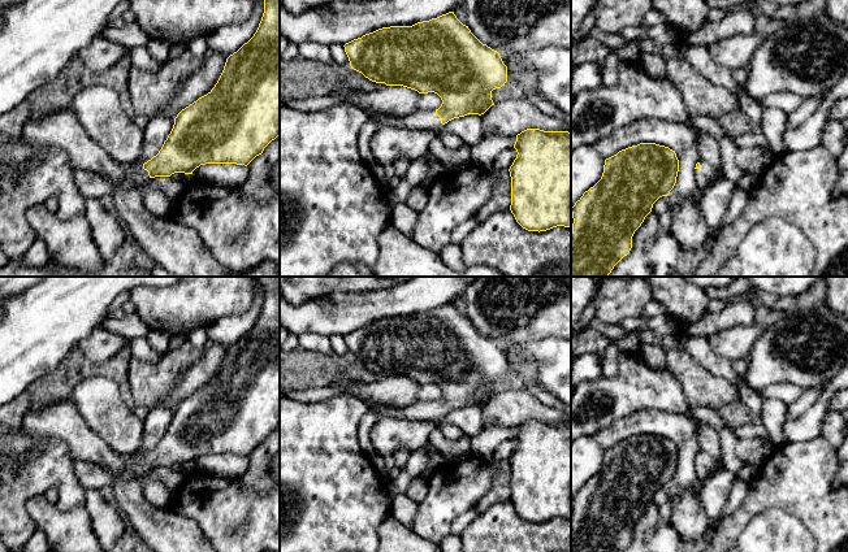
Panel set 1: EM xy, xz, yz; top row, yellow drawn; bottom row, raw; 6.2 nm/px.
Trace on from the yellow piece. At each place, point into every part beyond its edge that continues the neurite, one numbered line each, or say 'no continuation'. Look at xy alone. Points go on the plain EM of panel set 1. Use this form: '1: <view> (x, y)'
1: xy (134, 465)

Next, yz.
1: yz (704, 466)

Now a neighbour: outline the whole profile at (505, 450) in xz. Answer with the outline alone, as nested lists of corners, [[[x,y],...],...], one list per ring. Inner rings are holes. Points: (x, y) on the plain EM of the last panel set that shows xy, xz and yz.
[[[507,439],[505,442],[502,442],[494,451],[493,455],[493,460],[510,460],[510,457],[512,456],[514,451],[516,449],[516,440],[512,439]]]

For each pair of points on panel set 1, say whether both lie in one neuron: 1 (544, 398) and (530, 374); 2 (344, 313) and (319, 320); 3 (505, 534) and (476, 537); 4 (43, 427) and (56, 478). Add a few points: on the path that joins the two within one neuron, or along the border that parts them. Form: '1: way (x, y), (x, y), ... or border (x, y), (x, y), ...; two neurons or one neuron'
1: way (539, 392), (530, 379); one neuron
2: way (337, 314), (325, 316); one neuron
3: way (498, 534), (483, 537); one neuron
4: border (21, 427), (35, 439), (60, 439), (72, 456); two neurons

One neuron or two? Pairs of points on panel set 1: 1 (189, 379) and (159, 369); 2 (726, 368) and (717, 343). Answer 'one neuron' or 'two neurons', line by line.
1: two neurons
2: two neurons

